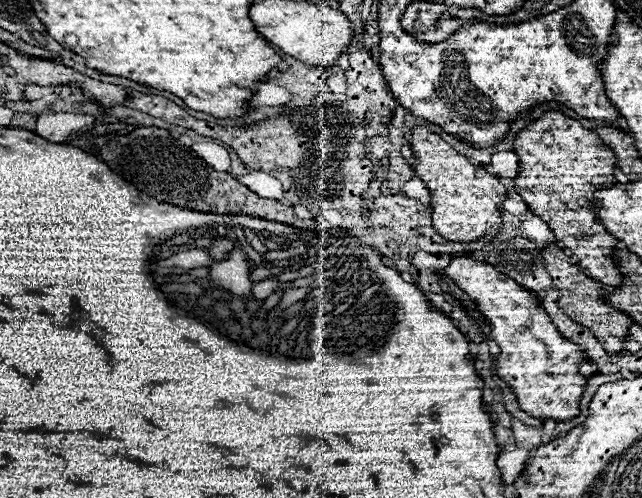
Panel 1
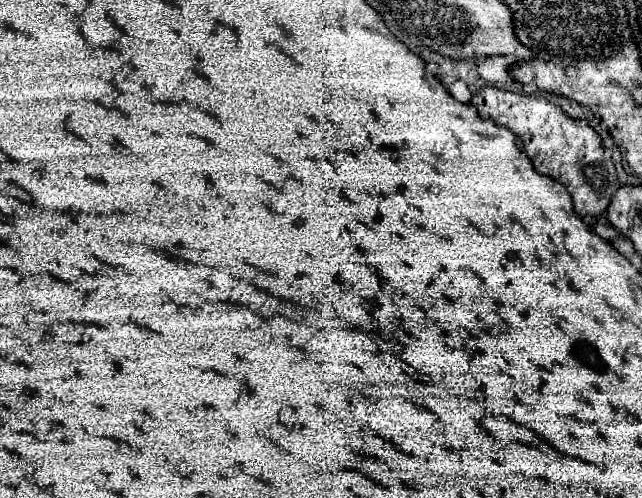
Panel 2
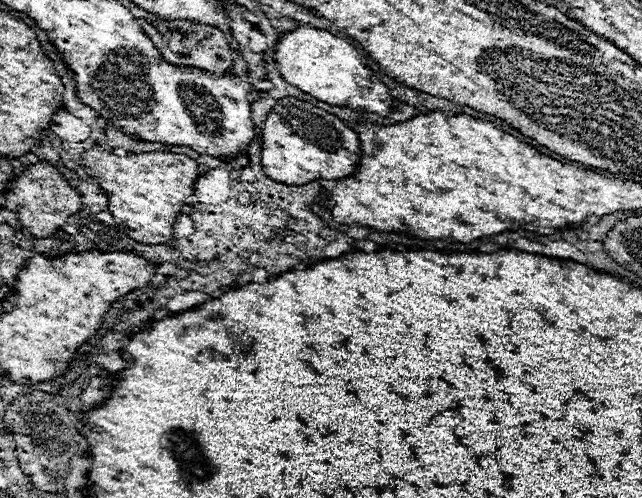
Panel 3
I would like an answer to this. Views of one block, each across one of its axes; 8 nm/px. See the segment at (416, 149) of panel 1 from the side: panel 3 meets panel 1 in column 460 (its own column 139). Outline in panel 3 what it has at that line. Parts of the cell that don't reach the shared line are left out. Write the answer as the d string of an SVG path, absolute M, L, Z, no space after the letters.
M94 146L82 154L82 166L92 170L92 178L106 190L116 224L124 234L142 244L168 244L174 238L174 222L184 206L188 206L188 198L194 194L194 184L200 176L194 158L172 152L116 156Z

